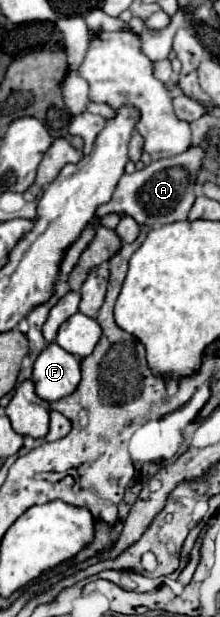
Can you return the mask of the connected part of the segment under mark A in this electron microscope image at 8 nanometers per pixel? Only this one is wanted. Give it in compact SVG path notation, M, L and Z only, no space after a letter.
M190 147L182 155L152 161L144 169L140 169L140 171L136 169L130 175L124 173L116 185L112 199L106 205L100 205L96 209L92 223L100 223L100 219L108 213L124 213L124 215L134 217L140 225L150 225L150 227L186 219L188 211L196 199L194 183L196 183L200 167L202 167L202 151L198 147Z

